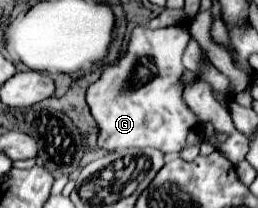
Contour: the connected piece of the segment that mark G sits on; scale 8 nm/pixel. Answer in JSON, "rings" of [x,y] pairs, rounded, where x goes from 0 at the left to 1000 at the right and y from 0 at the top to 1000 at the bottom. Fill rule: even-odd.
{"rings":[[[678,115],[647,135],[585,144],[570,125],[523,125],[492,212],[484,260],[430,317],[407,317],[391,375],[360,394],[337,442],[329,481],[345,500],[345,529],[376,587],[384,663],[376,712],[384,721],[477,721],[477,712],[609,712],[632,740],[702,731],[717,712],[717,663],[733,625],[771,615],[771,567],[740,538],[740,519],[709,481],[709,404],[702,365],[717,346],[717,317],[702,308],[702,269],[740,192],[733,115]]]}

